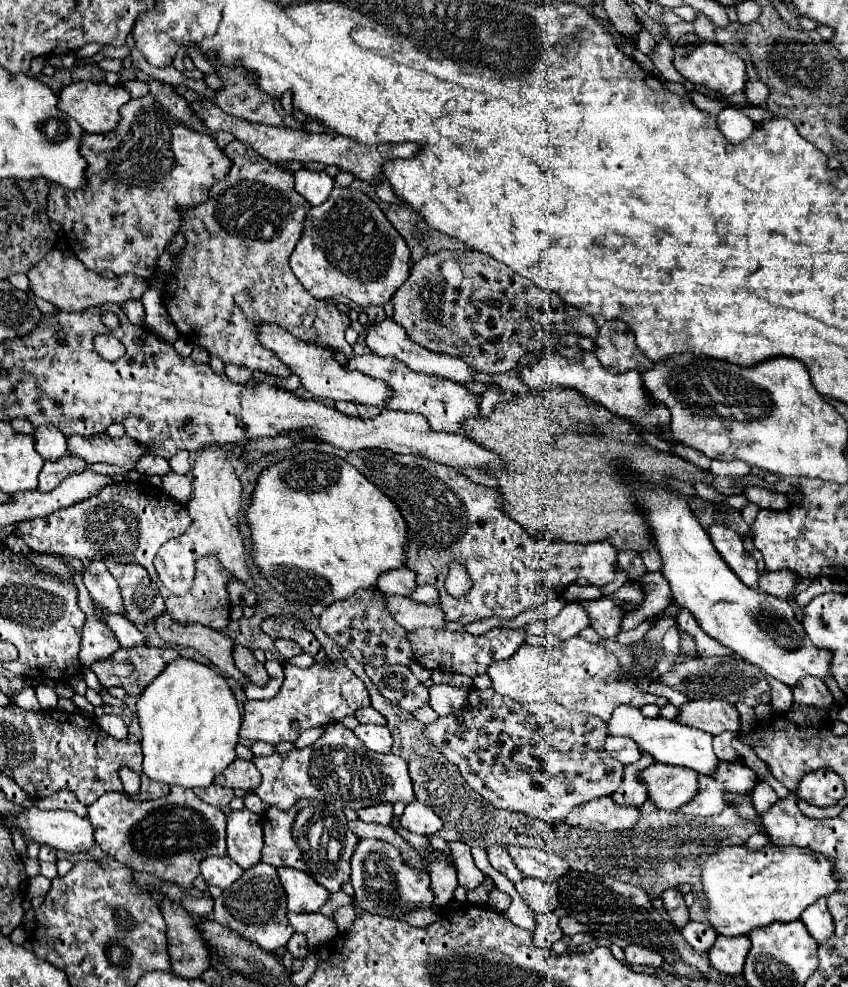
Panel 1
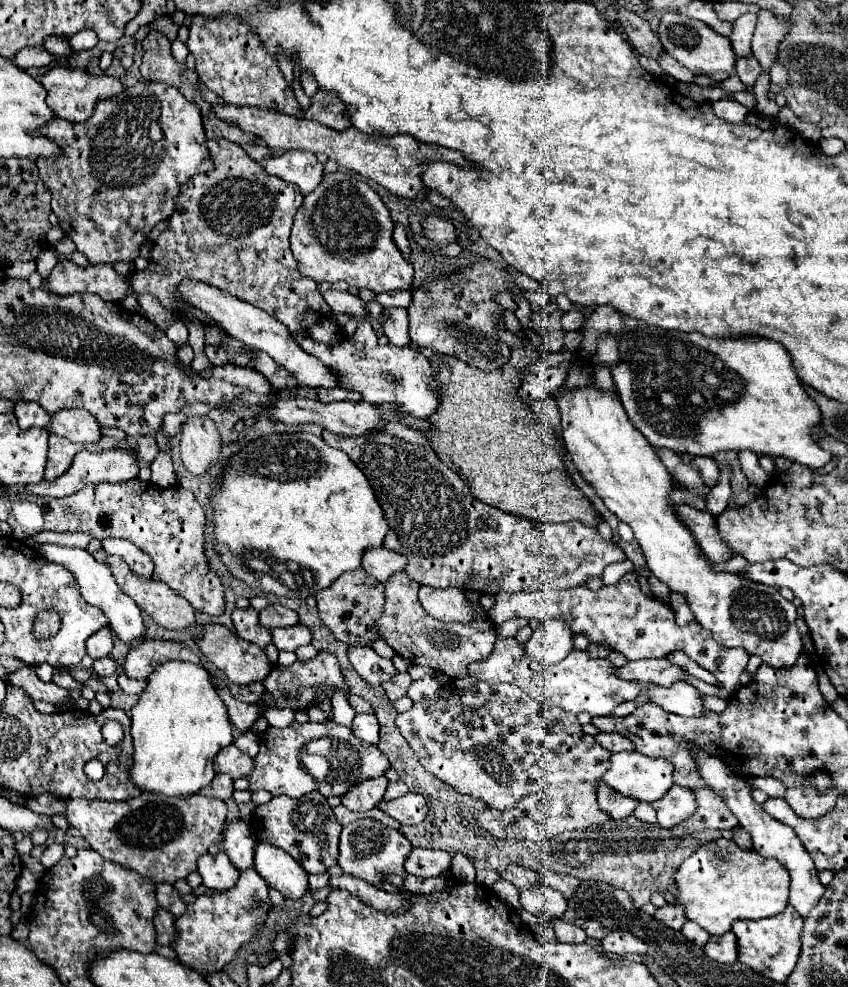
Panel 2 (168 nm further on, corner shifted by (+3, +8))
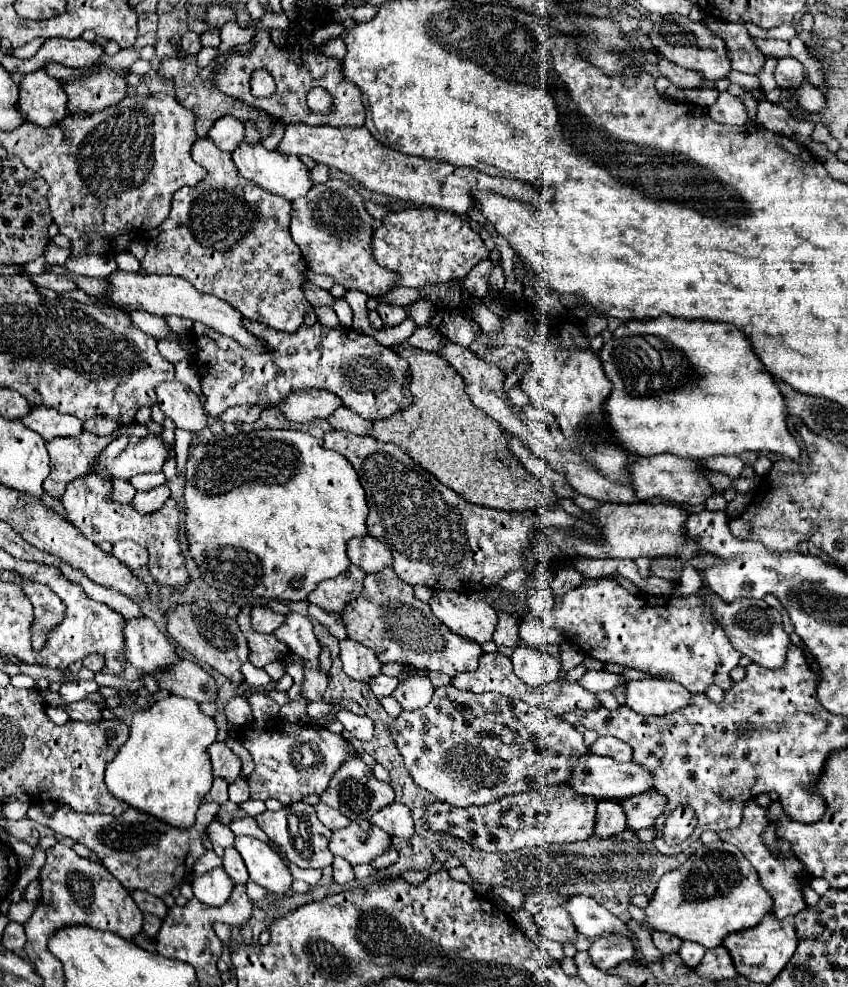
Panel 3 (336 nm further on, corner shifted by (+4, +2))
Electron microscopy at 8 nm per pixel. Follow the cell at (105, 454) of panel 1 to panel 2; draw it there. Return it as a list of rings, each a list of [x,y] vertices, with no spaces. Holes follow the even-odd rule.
[[[62,408],[56,412],[48,424],[50,434],[64,436],[72,442],[98,442],[100,426],[96,418],[86,410]]]

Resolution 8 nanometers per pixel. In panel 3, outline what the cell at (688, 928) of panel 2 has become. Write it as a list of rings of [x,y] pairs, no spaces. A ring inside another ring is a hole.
[[[685,940],[679,948],[679,956],[687,966],[697,966],[701,962],[703,954],[705,954],[705,948],[697,942],[691,942],[691,940]]]

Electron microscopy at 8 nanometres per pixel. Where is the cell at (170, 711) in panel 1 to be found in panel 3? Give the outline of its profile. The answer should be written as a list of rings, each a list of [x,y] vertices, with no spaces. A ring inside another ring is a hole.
[[[167,696],[147,710],[139,710],[131,722],[131,736],[105,770],[105,784],[113,796],[173,826],[191,826],[195,812],[211,790],[213,774],[207,746],[217,740],[217,724],[203,714],[195,700]]]

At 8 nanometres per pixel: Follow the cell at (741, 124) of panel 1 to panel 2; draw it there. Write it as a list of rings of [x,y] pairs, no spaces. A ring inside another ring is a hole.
[[[718,100],[718,102],[712,102],[712,110],[714,110],[716,116],[720,116],[722,120],[732,122],[732,124],[742,122],[746,118],[746,114],[748,114],[748,110],[742,104],[734,102],[734,100]]]

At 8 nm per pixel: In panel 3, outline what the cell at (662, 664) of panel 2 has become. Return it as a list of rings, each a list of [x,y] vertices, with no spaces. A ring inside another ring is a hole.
[[[589,670],[579,684],[585,686],[585,690],[591,692],[613,692],[617,686],[625,686],[629,680],[625,680],[621,674],[611,674],[611,672],[597,672],[597,670]]]

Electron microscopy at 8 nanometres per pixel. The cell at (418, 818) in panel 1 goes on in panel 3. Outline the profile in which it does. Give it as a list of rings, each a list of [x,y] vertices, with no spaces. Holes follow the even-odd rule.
[[[393,802],[385,808],[381,808],[379,812],[375,812],[369,818],[371,824],[379,826],[381,830],[385,830],[391,836],[401,836],[401,838],[411,838],[413,836],[413,816],[411,810],[407,810],[405,804],[401,802]]]

